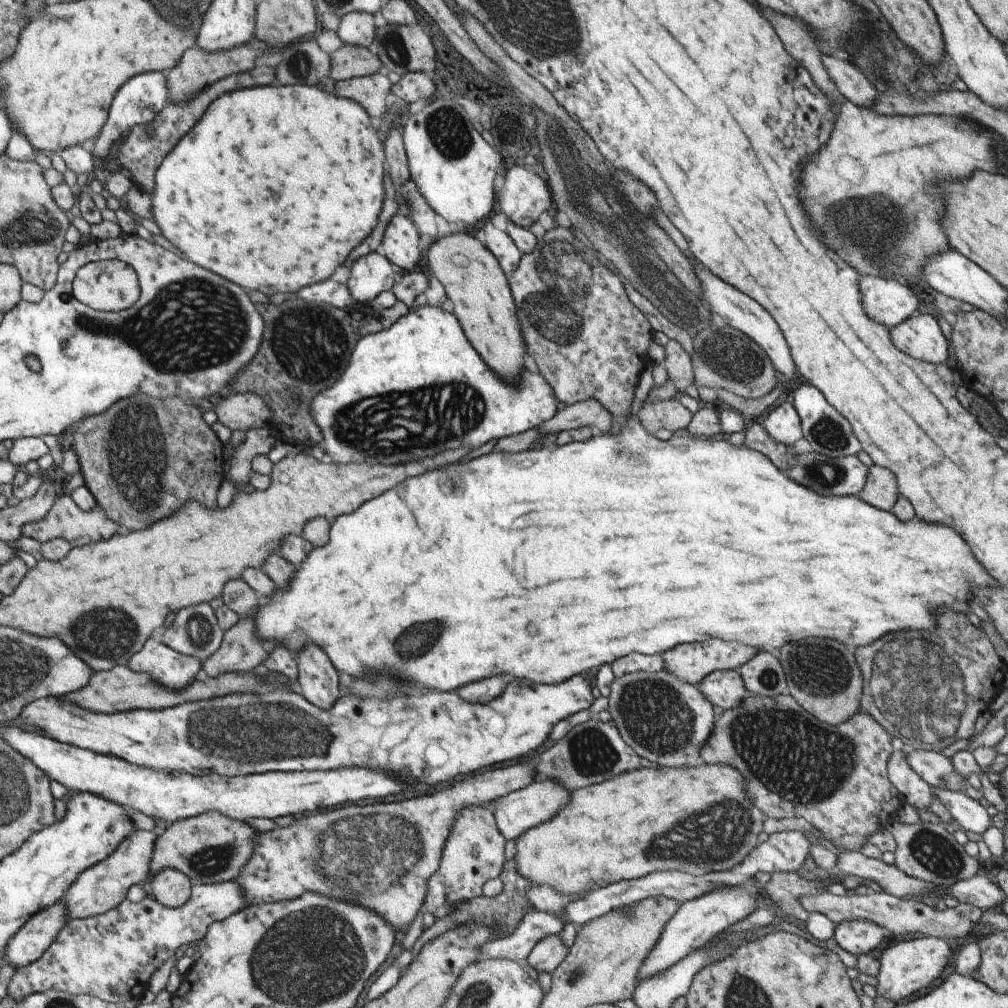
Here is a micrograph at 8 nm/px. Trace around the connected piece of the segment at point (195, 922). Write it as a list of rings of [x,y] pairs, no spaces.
[[[235,881],[192,885],[190,888],[189,898],[180,907],[177,908],[164,907],[153,898],[144,897],[140,902],[135,903],[129,901],[125,897],[119,904],[117,904],[117,906],[110,908],[107,910],[107,912],[96,914],[90,917],[67,920],[67,922],[64,924],[64,927],[55,937],[55,940],[53,940],[53,942],[45,949],[45,952],[41,953],[41,956],[38,956],[32,963],[16,968],[13,976],[7,980],[7,995],[18,1001],[24,996],[27,996],[29,993],[42,993],[47,989],[55,989],[58,991],[68,992],[72,995],[89,995],[92,997],[97,997],[98,999],[108,1003],[115,1003],[119,1000],[128,1000],[129,998],[133,1000],[139,999],[142,994],[148,990],[151,974],[153,974],[153,972],[155,972],[167,960],[167,958],[171,958],[171,955],[177,954],[177,948],[179,948],[181,944],[189,944],[189,942],[200,941],[205,936],[209,924],[215,921],[223,920],[224,918],[227,918],[227,916],[232,915],[233,913],[236,913],[245,907],[247,907],[246,896],[242,891],[241,885]]]

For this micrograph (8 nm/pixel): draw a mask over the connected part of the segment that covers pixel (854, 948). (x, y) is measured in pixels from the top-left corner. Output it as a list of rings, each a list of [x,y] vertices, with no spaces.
[[[858,920],[841,921],[834,925],[832,935],[843,950],[859,956],[873,950],[881,942],[883,932],[885,931],[876,924]]]

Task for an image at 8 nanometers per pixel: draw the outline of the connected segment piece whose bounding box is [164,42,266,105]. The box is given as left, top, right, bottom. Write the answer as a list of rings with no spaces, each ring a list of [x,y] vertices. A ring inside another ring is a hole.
[[[248,42],[245,45],[228,49],[227,51],[214,53],[202,51],[196,46],[185,50],[176,66],[164,73],[165,86],[169,92],[169,102],[174,105],[184,105],[215,81],[232,74],[249,72],[255,67],[255,58],[263,52],[266,51],[251,50]]]

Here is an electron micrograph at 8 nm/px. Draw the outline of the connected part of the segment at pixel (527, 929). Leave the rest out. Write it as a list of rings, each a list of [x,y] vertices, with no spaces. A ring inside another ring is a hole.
[[[532,910],[521,918],[511,934],[487,941],[480,946],[481,959],[508,958],[525,960],[534,944],[545,935],[559,933],[562,921],[549,913]]]

